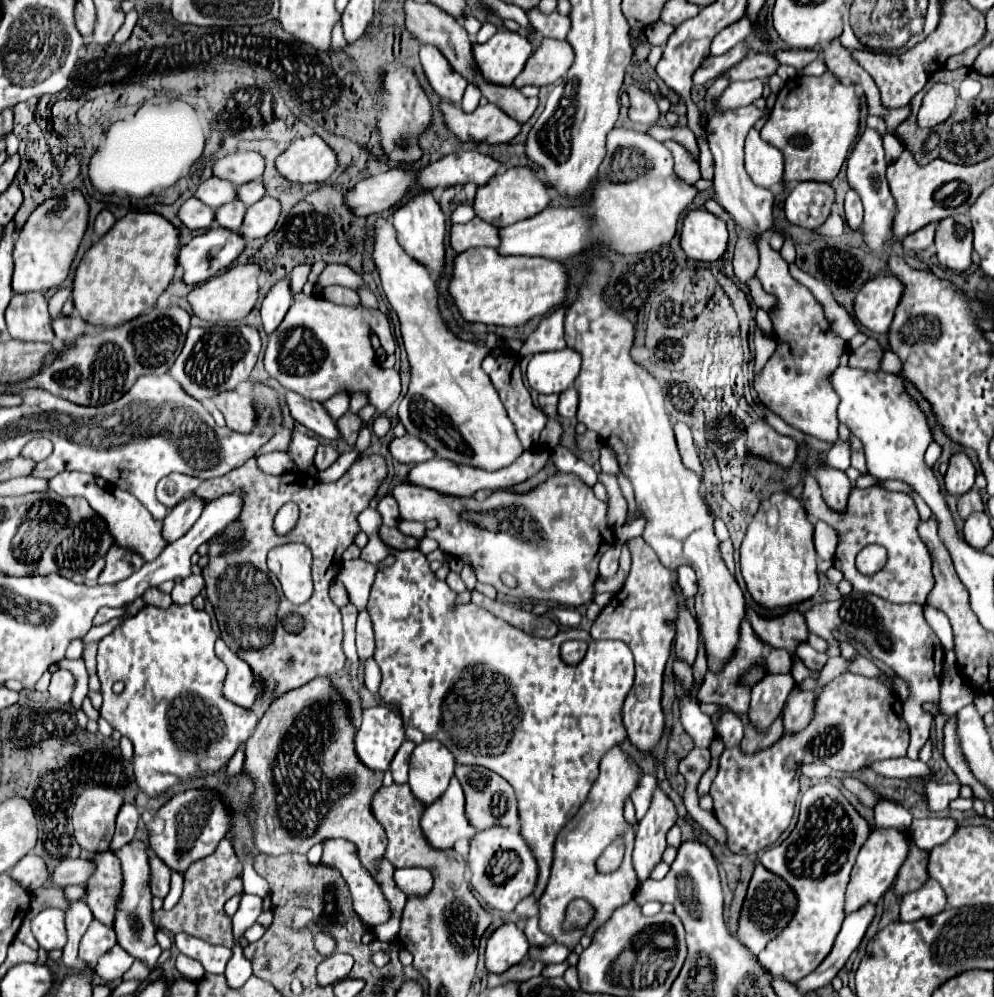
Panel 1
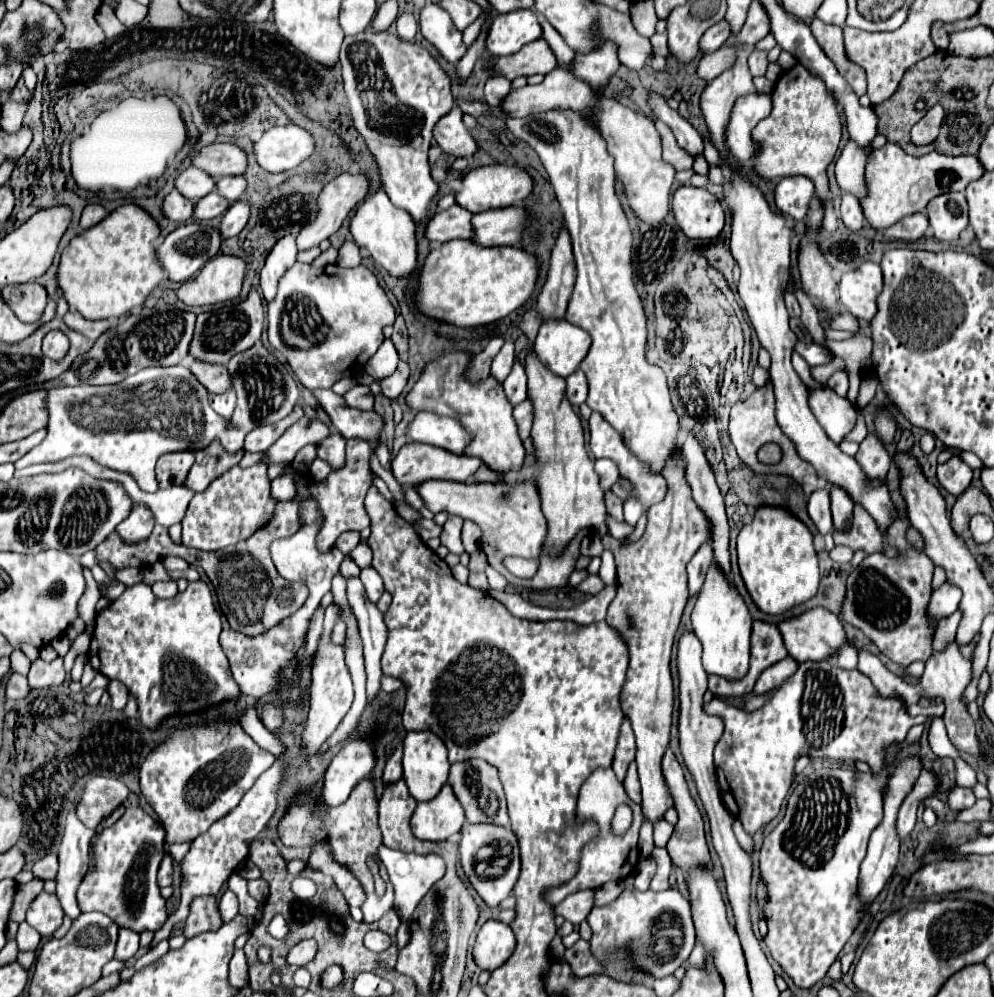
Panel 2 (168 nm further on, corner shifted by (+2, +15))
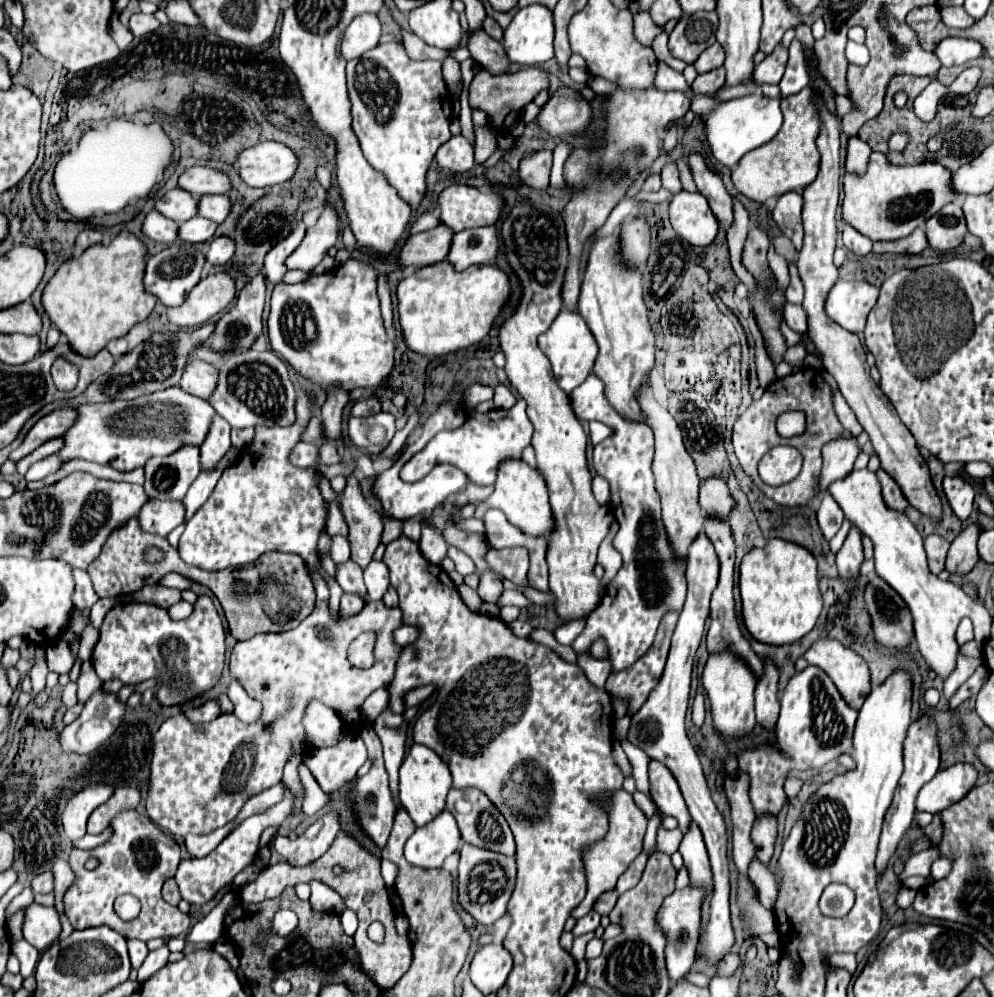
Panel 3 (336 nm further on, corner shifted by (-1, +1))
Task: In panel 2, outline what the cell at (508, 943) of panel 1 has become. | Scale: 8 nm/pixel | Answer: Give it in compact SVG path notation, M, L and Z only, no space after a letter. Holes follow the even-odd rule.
M489 919L481 927L481 931L475 939L473 959L481 969L493 971L511 957L511 953L515 951L515 943L517 943L515 933L513 933L513 929L509 929L507 923Z

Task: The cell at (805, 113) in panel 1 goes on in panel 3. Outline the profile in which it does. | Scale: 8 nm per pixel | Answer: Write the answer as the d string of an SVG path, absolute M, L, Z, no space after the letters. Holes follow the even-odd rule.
M804 87L800 93L782 99L782 113L784 125L778 131L778 135L770 143L746 153L730 175L740 195L756 203L764 203L770 197L780 197L786 191L803 191L818 175L820 153L814 141L820 129L820 119L812 103L812 89Z

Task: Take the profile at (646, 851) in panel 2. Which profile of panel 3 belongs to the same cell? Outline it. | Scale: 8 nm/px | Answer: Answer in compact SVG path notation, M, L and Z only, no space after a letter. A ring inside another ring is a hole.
M636 791L636 793L634 793L634 801L636 801L636 805L646 813L646 817L652 817L652 815L654 815L656 807L654 807L654 801L650 799L650 795L646 795L646 793L642 793L642 791Z

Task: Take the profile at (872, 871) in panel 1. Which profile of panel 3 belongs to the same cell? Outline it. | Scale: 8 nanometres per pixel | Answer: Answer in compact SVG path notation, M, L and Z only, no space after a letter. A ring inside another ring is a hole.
M966 761L942 769L936 773L932 781L928 781L920 789L916 807L920 811L938 813L956 803L958 799L966 797L968 791L976 785L976 779L978 779L978 769Z

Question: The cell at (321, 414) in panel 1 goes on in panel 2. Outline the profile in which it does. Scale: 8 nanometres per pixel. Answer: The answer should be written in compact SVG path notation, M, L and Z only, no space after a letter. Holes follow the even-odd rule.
M313 389L313 395L323 407L323 411L331 417L333 427L345 439L361 437L367 439L373 449L377 447L381 439L381 427L383 427L383 419L379 415L375 415L373 411L369 413L369 411L359 411L349 407L343 401L343 397L335 395L331 389Z

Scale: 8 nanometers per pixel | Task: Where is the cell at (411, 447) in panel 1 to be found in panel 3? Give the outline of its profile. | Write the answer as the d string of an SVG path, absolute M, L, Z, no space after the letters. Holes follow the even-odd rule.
M518 399L518 403L506 411L492 409L488 413L472 413L462 427L436 433L434 439L430 439L430 443L403 466L400 477L406 482L415 482L424 478L434 465L450 463L462 469L474 485L494 485L500 463L506 459L522 459L522 451L530 445L532 433L534 427L526 415L524 399Z

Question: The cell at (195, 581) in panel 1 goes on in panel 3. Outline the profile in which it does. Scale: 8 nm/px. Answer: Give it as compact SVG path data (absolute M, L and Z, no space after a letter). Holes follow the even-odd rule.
M182 599L182 601L178 601L174 607L170 607L168 613L170 613L172 619L186 619L186 617L190 617L192 609L194 609L194 607L192 607L188 601Z

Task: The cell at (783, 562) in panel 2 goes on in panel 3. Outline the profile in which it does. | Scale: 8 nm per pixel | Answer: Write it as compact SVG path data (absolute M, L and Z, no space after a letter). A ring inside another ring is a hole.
M770 539L764 549L752 549L740 565L742 621L748 633L766 645L790 645L802 639L822 611L814 555L790 541Z

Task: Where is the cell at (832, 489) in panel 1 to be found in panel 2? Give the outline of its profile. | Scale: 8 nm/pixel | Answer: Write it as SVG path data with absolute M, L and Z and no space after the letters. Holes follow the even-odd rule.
M831 485L829 487L829 493L831 493L833 525L835 525L835 529L843 529L843 527L847 527L849 519L853 517L853 501L851 501L851 495L847 495L843 489L839 489L839 485Z

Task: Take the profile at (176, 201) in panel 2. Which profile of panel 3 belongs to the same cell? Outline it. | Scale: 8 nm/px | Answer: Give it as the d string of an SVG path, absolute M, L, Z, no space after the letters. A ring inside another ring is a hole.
M150 211L142 223L142 233L156 243L170 243L178 235L178 223L166 219L158 211Z

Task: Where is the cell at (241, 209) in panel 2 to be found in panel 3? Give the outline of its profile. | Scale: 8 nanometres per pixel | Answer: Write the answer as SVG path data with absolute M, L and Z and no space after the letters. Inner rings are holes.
M216 237L206 251L206 259L210 265L224 265L234 255L234 241L228 237Z

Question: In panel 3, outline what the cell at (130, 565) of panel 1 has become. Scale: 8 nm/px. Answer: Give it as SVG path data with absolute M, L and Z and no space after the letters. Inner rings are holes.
M150 499L140 511L140 525L148 533L166 537L172 529L176 529L182 523L184 523L182 501Z

